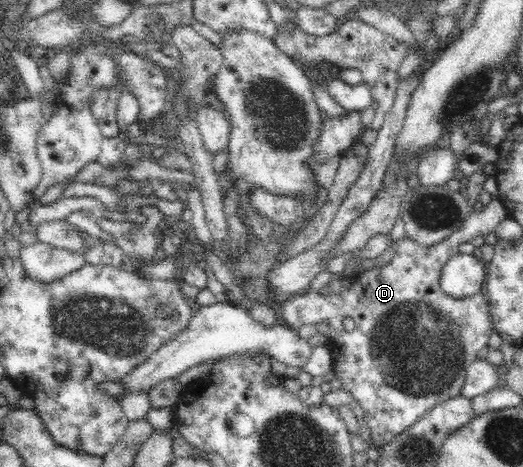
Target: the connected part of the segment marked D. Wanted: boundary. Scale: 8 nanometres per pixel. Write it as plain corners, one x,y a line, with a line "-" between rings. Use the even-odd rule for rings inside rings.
494,197
480,212
472,211
458,230
432,246
418,244
404,234
390,245
394,256
389,262
352,275
349,284
342,285
338,293
309,297
305,291
278,302
280,321
290,328
297,329
303,324
316,325
320,322
328,324
332,368
335,368
337,378
342,380
341,388
350,392
364,411
363,420
370,427
372,435
371,447
390,444
394,437
409,429
425,412
448,398
459,396
465,383
466,369
478,358
478,352
488,345
494,326
486,295
478,292
466,298
454,298
446,294
441,287
441,272
446,261
459,253
459,244
471,242
475,236
485,237
494,233
498,224
506,218
506,208
498,197
-
346,316
354,320
352,331
346,331
342,325

